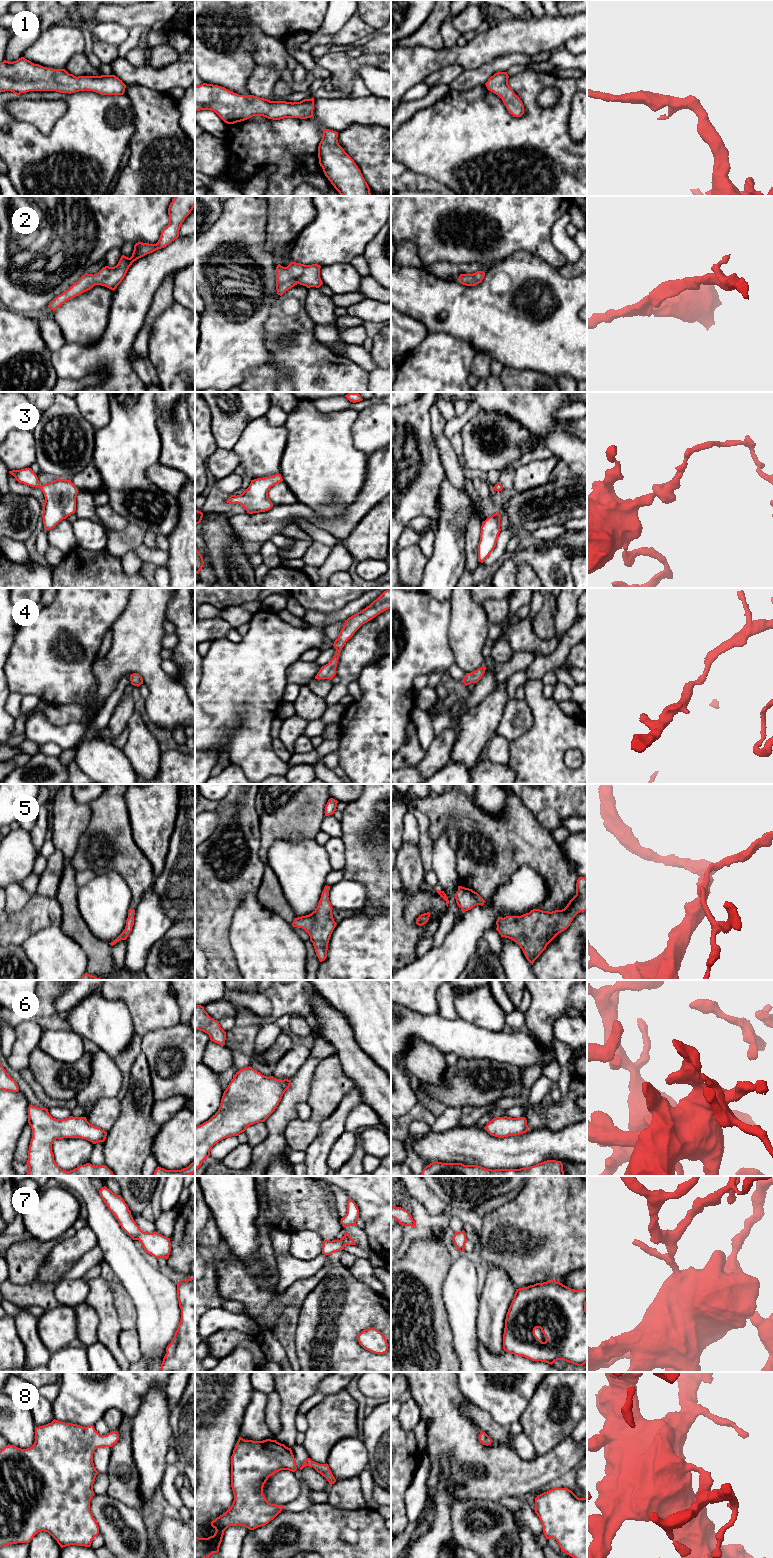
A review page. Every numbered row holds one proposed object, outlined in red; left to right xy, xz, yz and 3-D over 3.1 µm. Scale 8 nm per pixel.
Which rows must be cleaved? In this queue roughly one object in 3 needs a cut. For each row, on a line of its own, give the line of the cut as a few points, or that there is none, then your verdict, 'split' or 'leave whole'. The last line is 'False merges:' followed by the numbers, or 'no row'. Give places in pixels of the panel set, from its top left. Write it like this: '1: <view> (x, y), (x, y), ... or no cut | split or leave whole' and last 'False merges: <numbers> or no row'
1: no cut | leave whole
2: no cut | leave whole
3: no cut | leave whole
4: no cut | leave whole
5: no cut | leave whole
6: no cut | leave whole
7: no cut | leave whole
8: no cut | leave whole
False merges: no row

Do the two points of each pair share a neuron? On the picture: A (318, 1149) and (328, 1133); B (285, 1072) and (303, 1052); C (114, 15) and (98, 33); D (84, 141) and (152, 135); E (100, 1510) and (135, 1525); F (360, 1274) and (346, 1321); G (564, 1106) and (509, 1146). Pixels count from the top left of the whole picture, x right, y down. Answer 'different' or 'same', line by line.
A: same
B: same
C: different
D: different
E: same
F: different
G: different

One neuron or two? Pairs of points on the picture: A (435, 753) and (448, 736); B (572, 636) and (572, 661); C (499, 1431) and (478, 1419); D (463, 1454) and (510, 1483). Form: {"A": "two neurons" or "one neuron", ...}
{"A": "one neuron", "B": "two neurons", "C": "one neuron", "D": "one neuron"}

